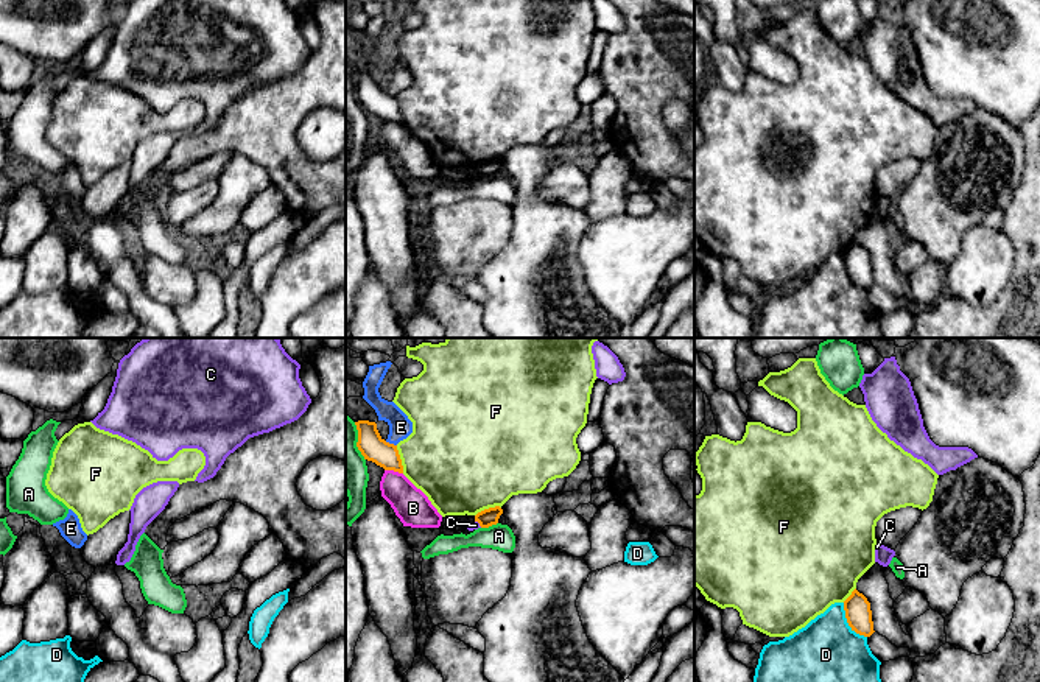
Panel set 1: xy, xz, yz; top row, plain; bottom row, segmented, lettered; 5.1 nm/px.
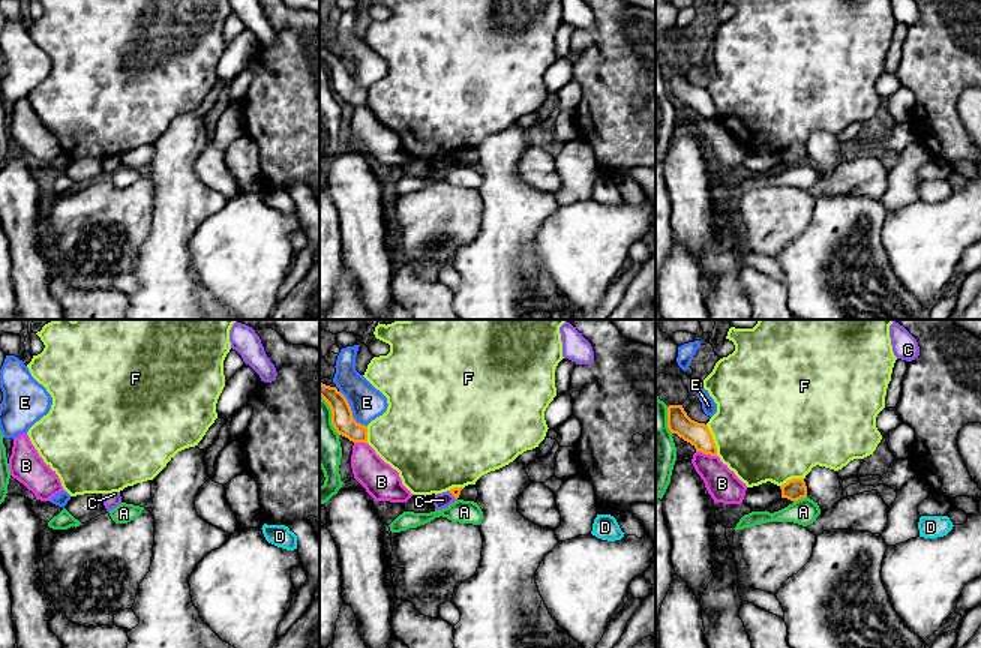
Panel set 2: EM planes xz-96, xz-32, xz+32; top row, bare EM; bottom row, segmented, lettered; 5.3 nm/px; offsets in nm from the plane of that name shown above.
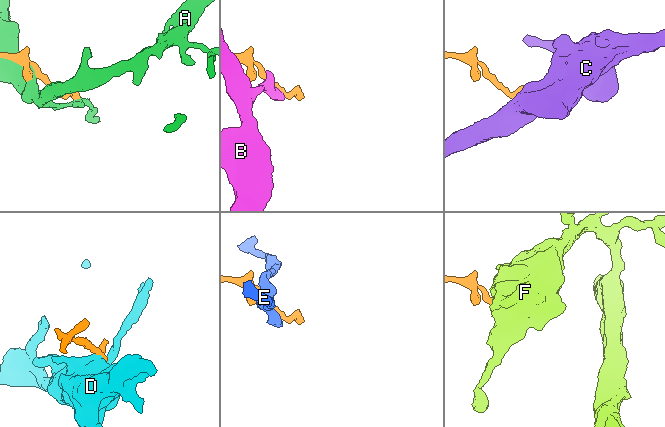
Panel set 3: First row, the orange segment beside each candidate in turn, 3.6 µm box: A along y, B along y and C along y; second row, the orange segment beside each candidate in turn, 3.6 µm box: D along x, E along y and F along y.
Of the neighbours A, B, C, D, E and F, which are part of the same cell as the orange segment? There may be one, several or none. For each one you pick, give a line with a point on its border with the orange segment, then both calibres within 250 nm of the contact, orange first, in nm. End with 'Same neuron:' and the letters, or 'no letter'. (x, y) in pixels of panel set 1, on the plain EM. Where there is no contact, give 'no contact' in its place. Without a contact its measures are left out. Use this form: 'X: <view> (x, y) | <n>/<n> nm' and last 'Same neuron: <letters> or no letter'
Same neuron: no letter

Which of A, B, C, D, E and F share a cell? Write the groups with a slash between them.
A / B / C / D / E / F

